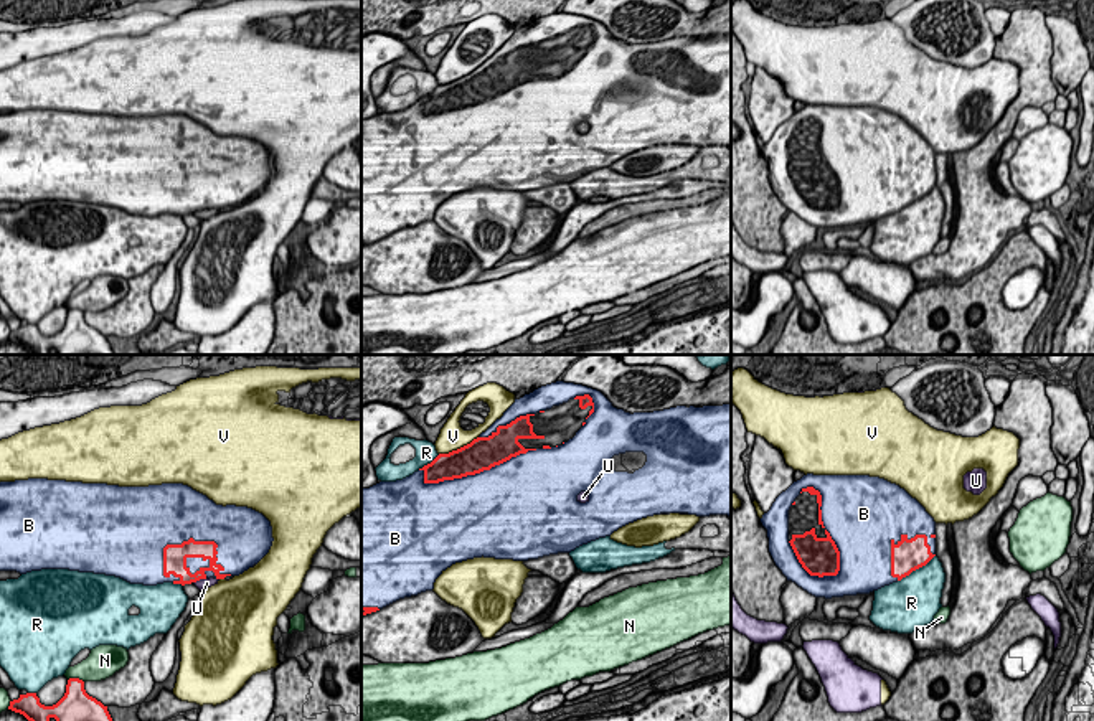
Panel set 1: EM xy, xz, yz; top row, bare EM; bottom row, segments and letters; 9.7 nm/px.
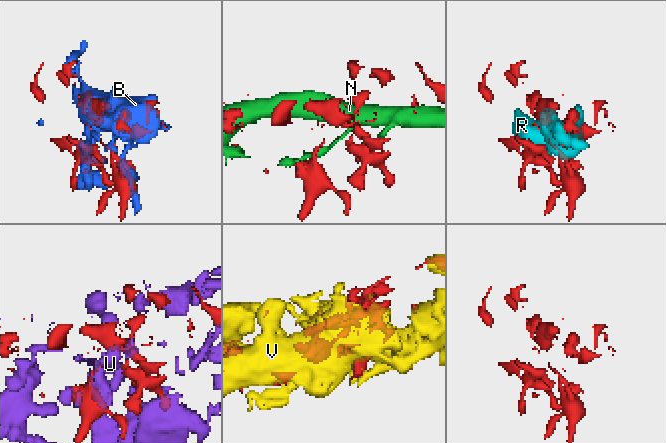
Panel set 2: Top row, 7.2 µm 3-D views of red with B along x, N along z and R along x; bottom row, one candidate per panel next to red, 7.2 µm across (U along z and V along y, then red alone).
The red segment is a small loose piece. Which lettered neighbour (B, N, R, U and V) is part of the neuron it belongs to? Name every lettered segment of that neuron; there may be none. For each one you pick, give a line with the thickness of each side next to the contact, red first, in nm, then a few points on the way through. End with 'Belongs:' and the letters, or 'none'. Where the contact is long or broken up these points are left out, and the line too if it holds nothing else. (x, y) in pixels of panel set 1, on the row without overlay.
B: calibres 360 and 480 nm
Belongs: B

